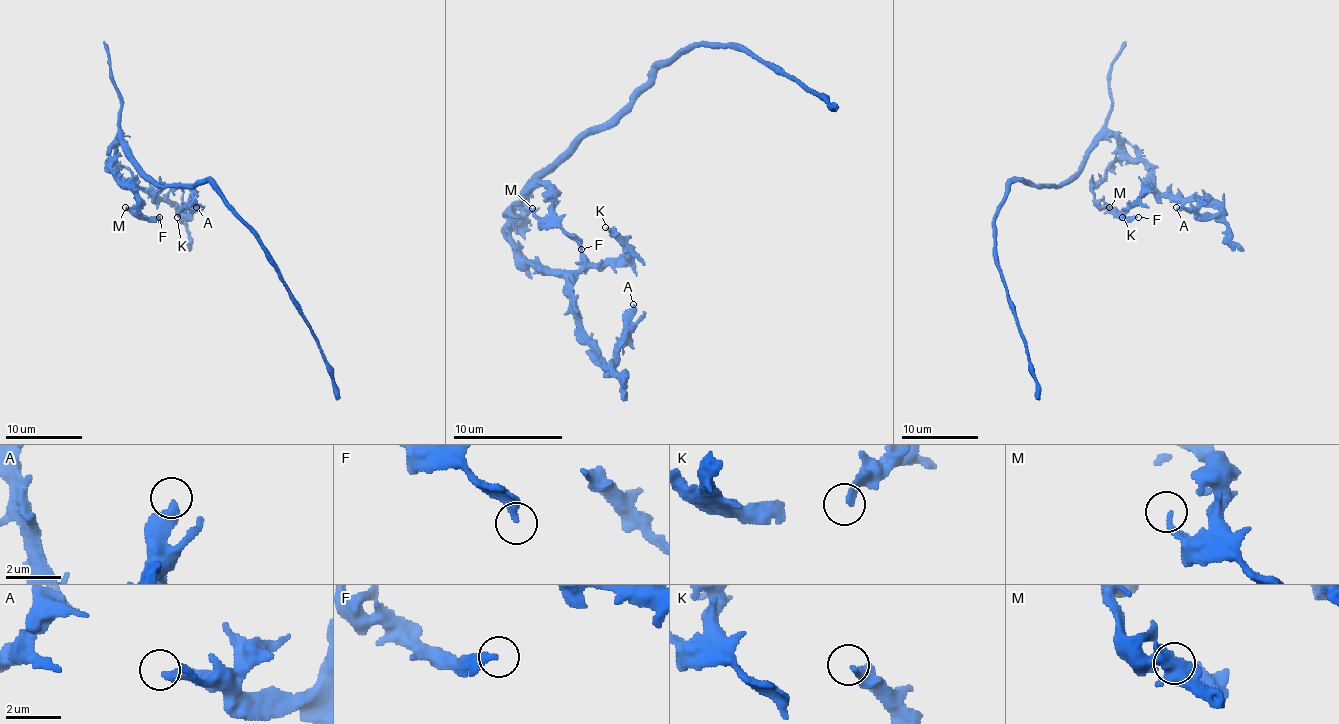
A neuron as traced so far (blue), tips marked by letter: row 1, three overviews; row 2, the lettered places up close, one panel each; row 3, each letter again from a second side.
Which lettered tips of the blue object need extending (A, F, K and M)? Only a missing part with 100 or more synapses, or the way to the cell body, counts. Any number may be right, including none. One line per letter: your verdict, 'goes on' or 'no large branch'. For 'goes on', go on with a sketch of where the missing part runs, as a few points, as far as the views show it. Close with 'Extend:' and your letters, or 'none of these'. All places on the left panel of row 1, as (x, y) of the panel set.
A: no large branch
F: no large branch
K: no large branch
M: no large branch
Extend: none of these

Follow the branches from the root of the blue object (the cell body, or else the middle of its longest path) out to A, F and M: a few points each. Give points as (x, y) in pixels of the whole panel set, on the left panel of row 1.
A: (177, 186), (159, 186), (123, 136), (110, 152), (125, 178), (165, 198), (180, 213), (196, 207)
F: (177, 186), (159, 186), (129, 146), (119, 136), (115, 140), (110, 167), (140, 201), (142, 213), (159, 217)
M: (177, 186), (159, 186), (142, 169), (119, 136), (110, 154), (110, 167), (138, 203), (134, 211), (125, 207)

